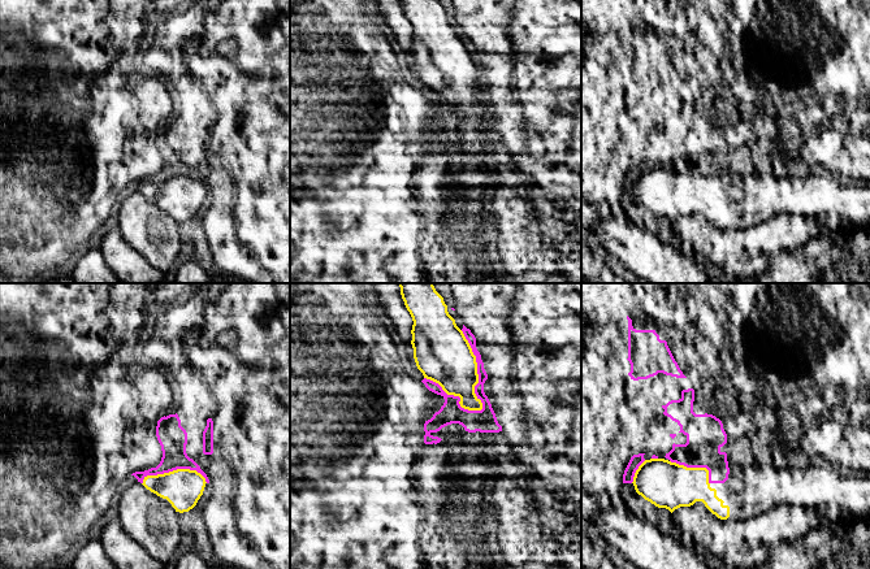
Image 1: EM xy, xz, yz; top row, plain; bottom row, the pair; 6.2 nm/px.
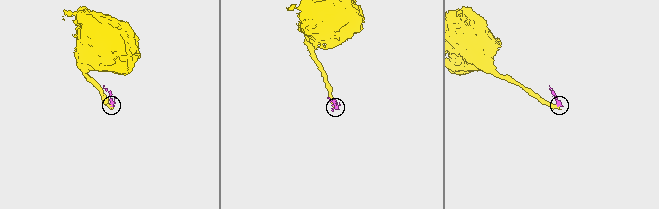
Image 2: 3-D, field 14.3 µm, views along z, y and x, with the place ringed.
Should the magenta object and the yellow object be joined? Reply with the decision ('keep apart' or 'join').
keep apart

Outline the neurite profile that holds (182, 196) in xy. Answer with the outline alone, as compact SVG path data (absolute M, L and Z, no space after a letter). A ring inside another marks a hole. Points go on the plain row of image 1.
M177 178L169 182L147 184L143 195L157 205L166 208L176 221L192 218L205 196L205 187L196 179Z

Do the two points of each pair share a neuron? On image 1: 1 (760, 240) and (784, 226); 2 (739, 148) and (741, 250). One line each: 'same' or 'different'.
1: same
2: different

